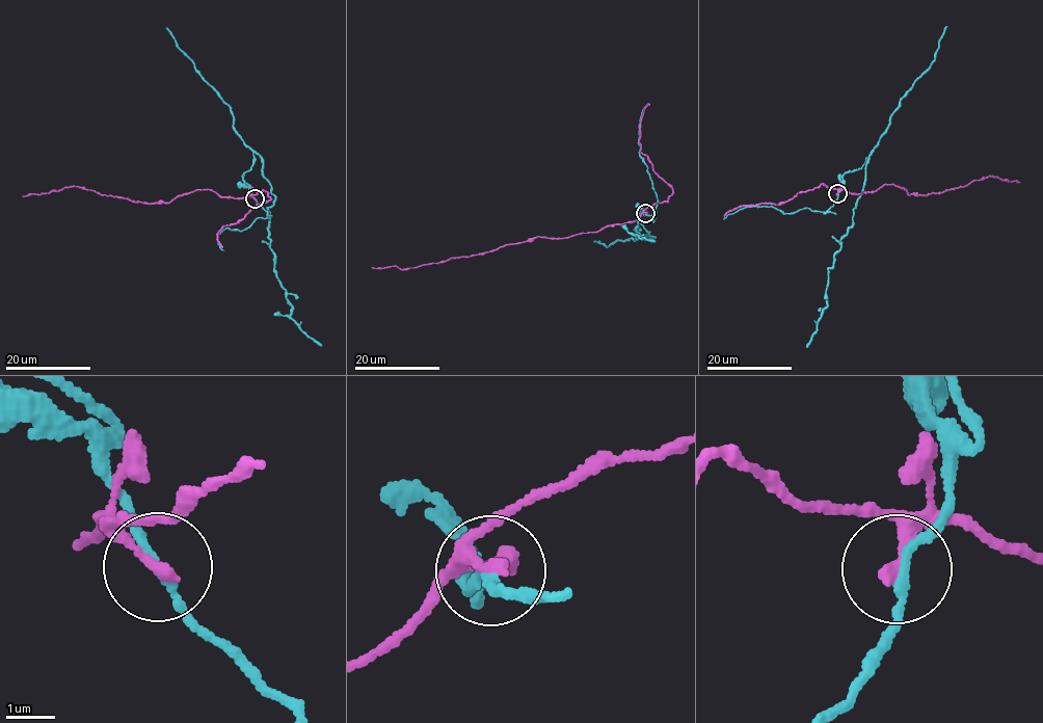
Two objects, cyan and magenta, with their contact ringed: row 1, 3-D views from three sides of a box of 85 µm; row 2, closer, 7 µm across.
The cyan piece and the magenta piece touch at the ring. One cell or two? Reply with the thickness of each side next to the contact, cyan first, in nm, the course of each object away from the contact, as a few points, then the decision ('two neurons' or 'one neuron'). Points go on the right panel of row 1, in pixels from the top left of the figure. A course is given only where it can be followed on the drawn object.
calibres 160 and 240 nm; course cyan (837, 194), (844, 175), (861, 168), (871, 154), (852, 224), (828, 270), (827, 305), (806, 346); course magenta (837, 194), (845, 190), (858, 194), (892, 184), (908, 194), (924, 195), (988, 176), (1019, 182); two neurons

